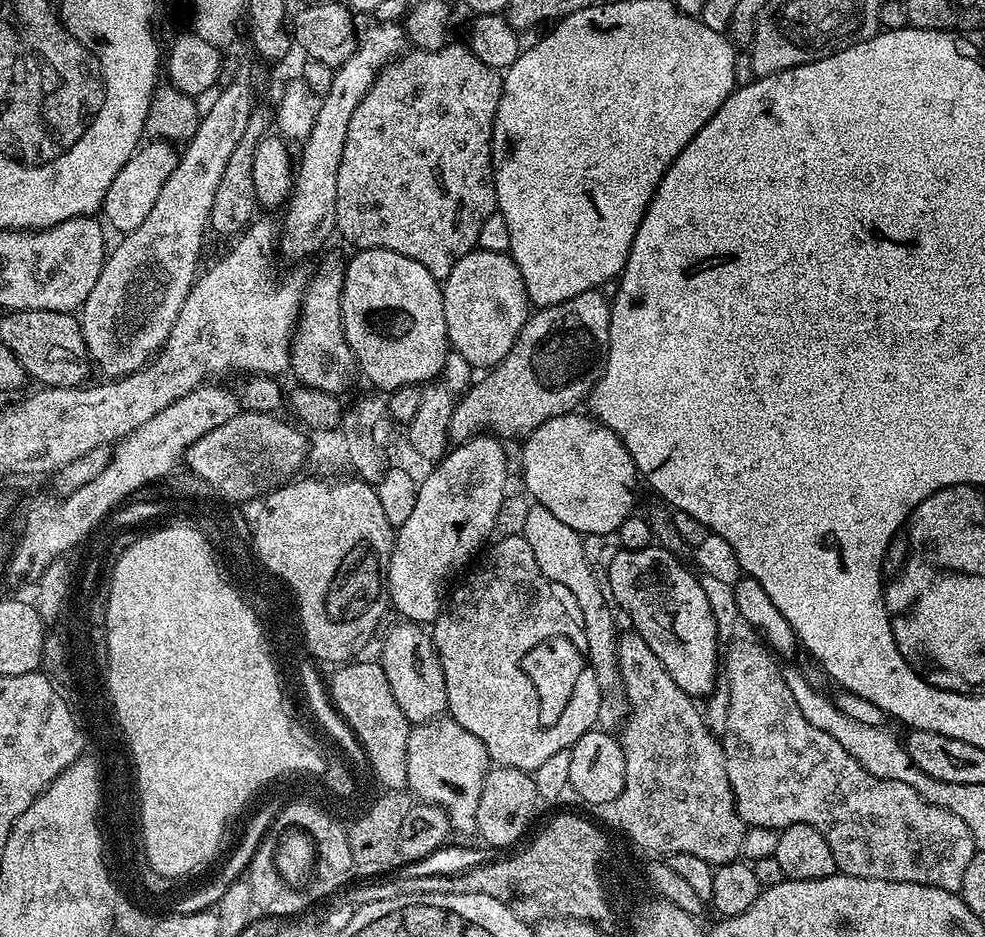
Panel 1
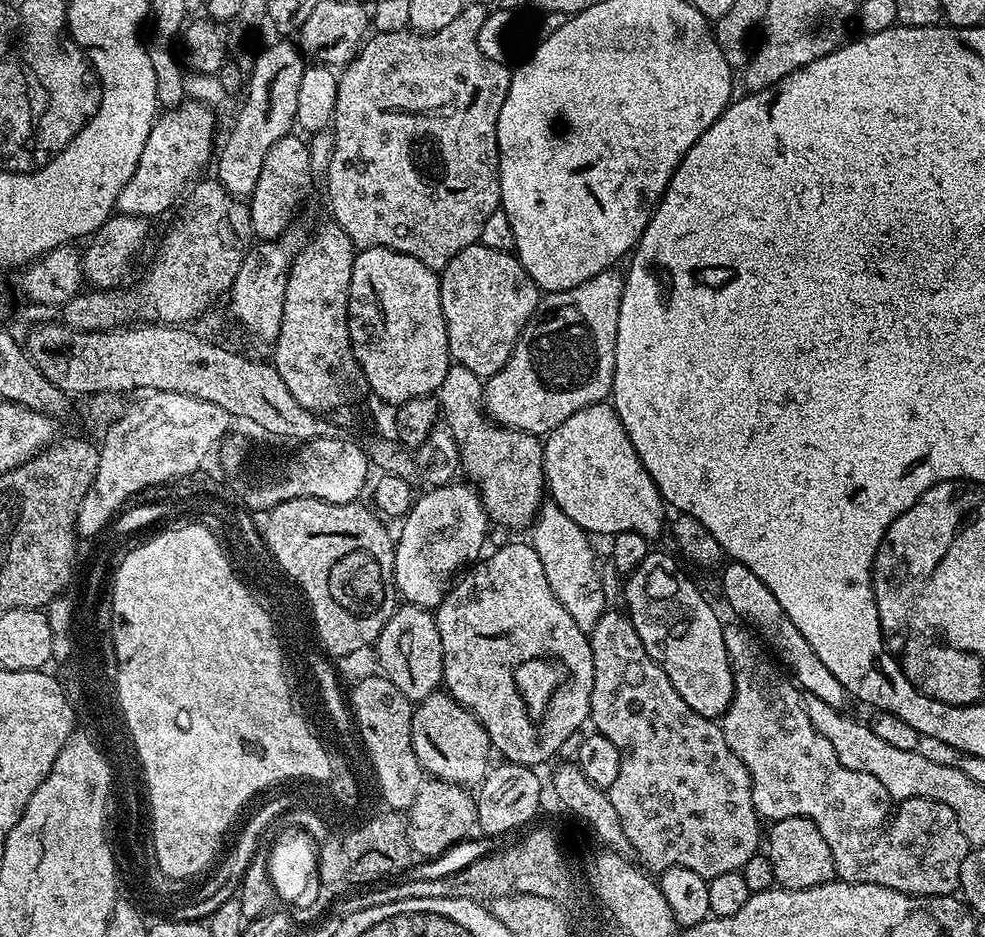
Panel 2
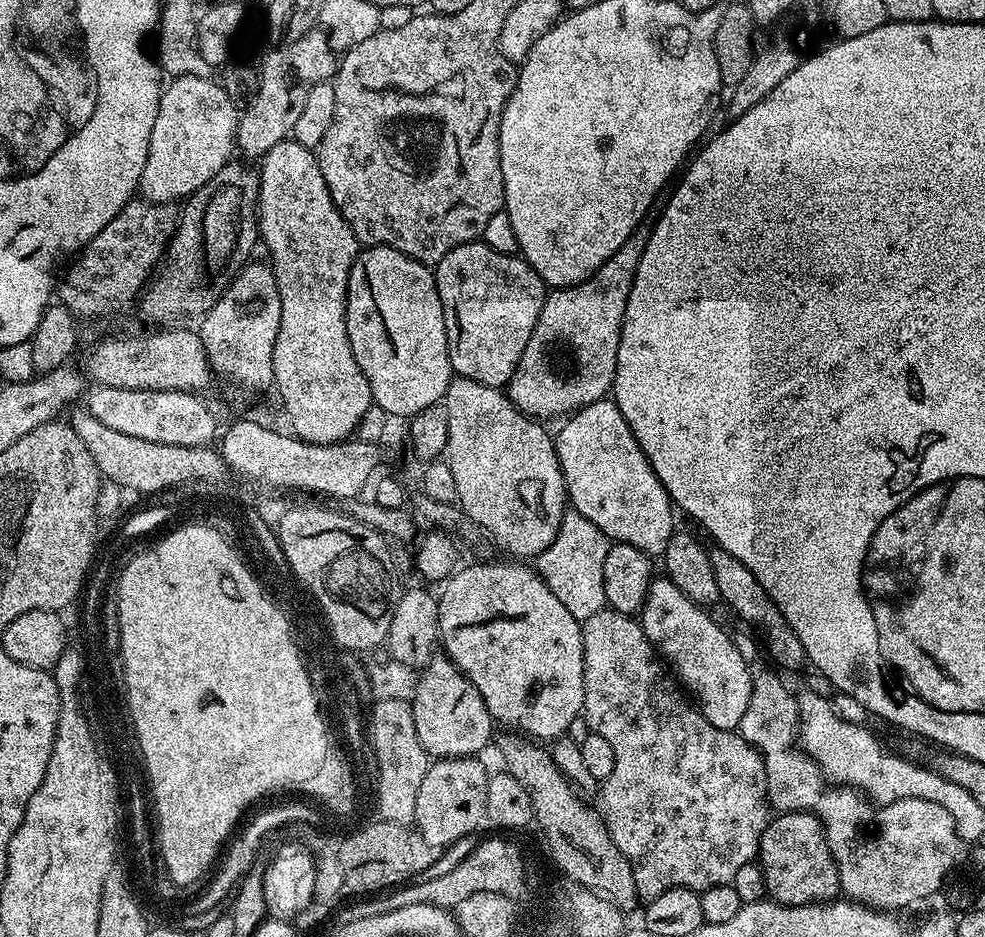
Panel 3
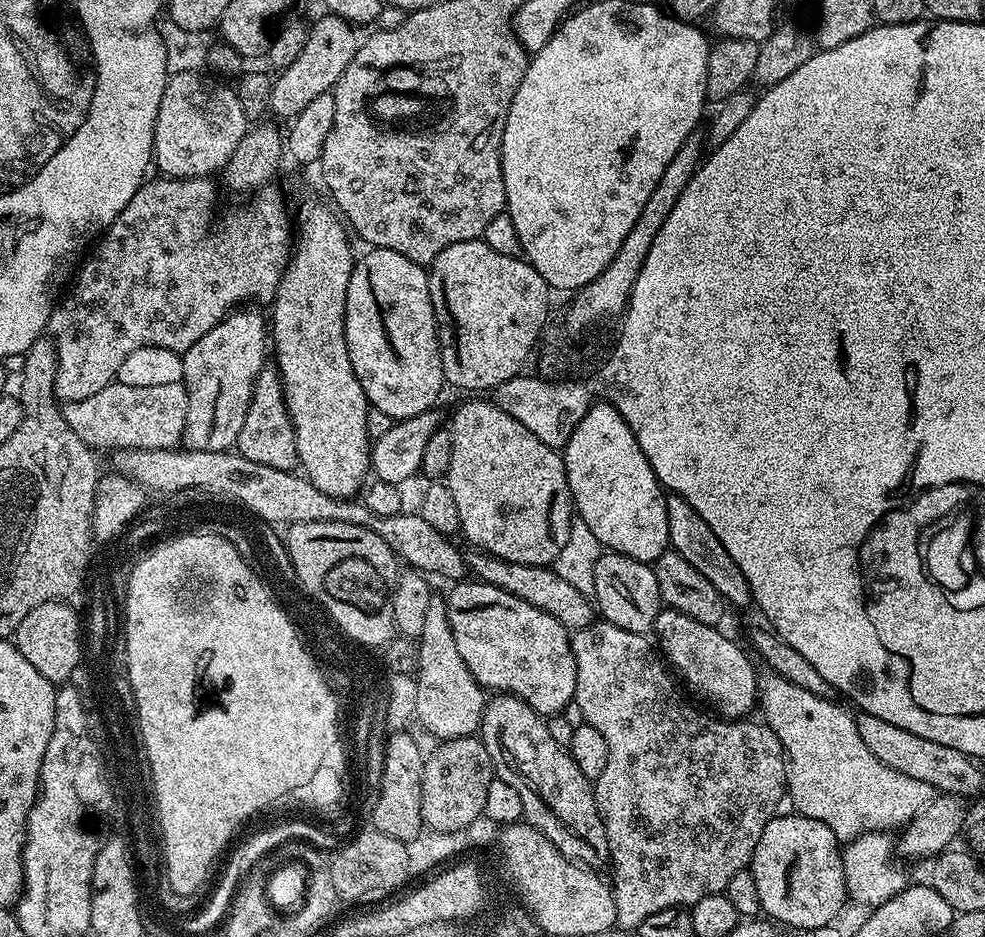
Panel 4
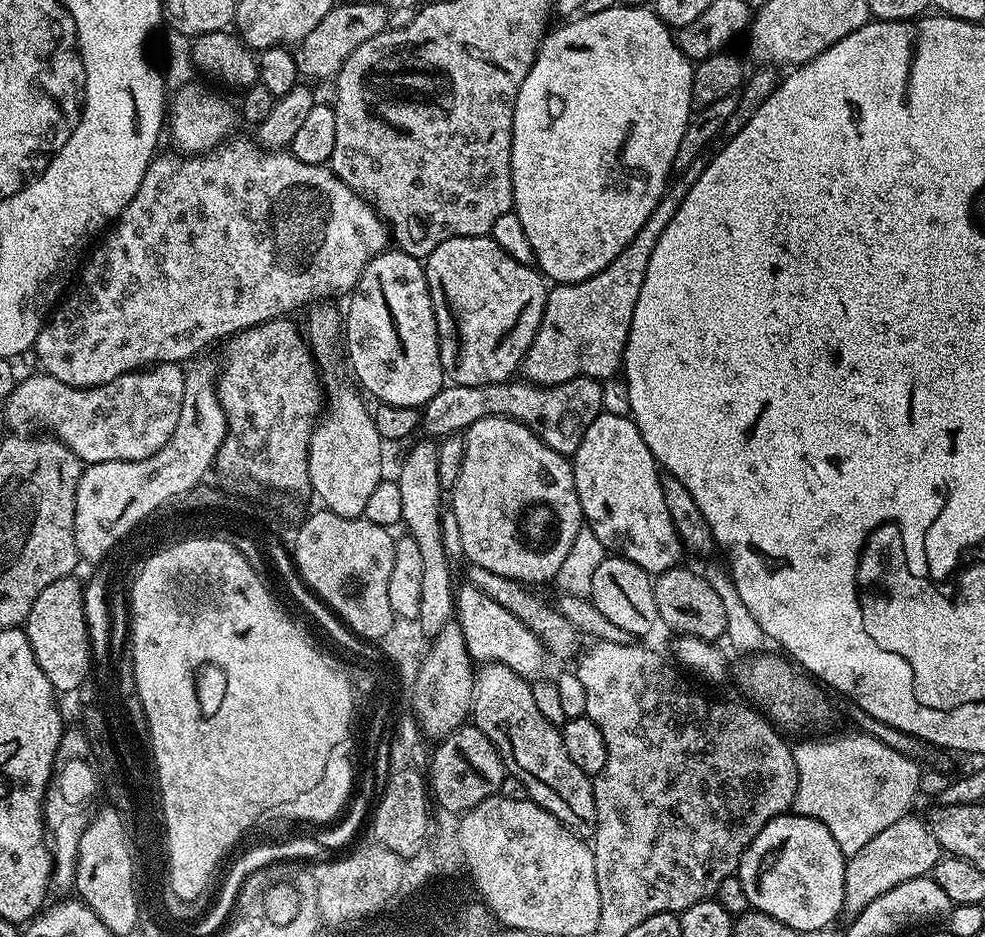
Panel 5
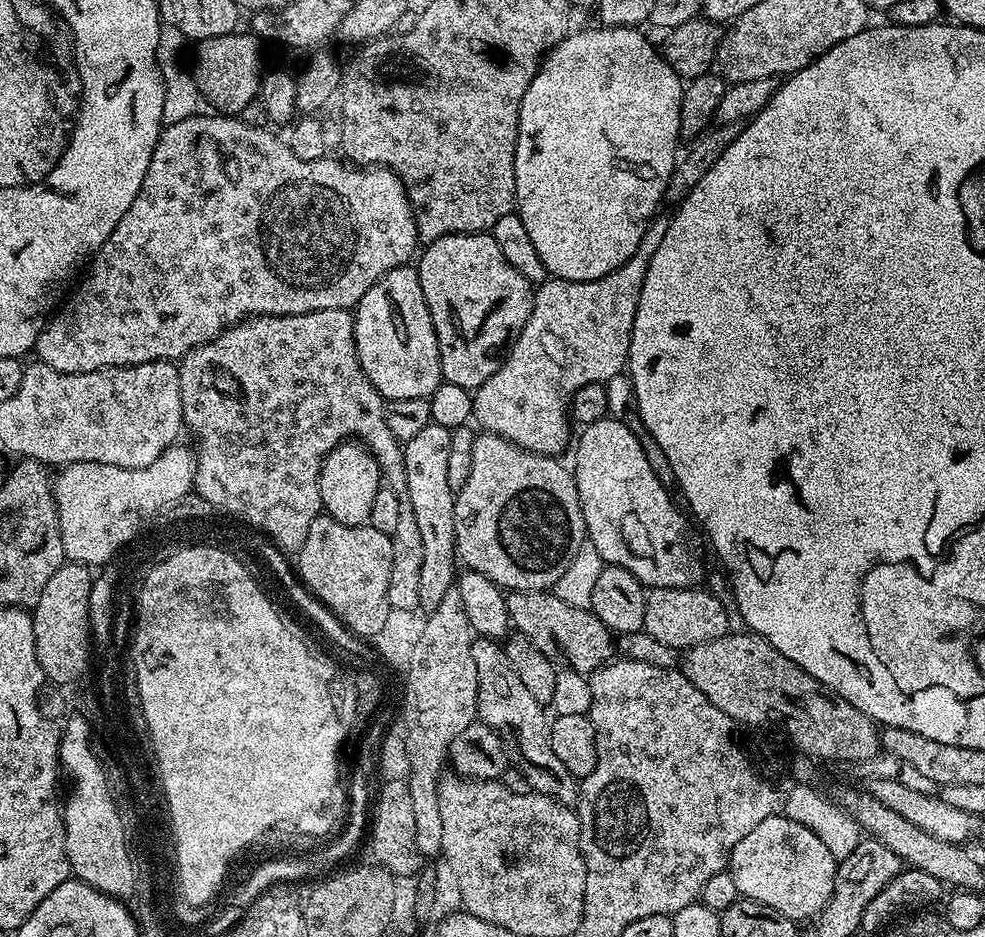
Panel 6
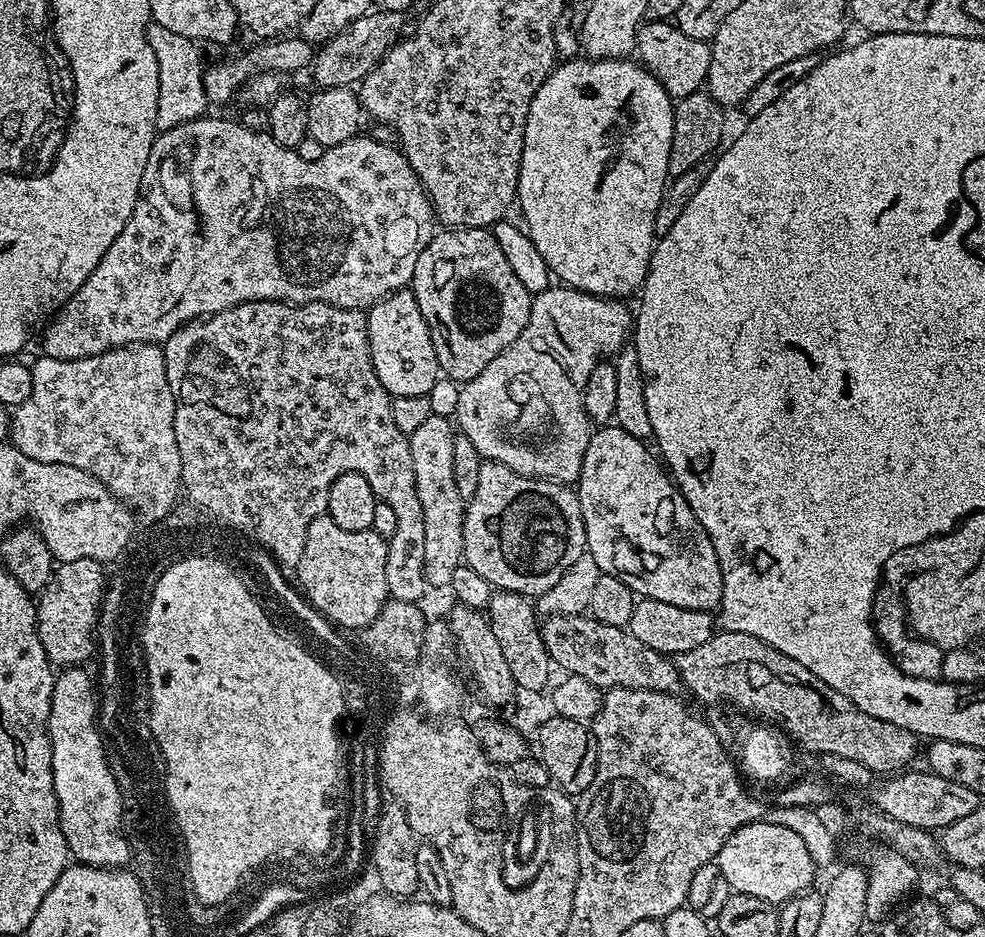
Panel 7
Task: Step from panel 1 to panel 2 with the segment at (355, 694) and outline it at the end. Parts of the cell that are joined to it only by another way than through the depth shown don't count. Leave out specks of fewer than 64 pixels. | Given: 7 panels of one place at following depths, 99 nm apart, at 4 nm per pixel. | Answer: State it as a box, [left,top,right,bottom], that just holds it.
[350,674,426,810]

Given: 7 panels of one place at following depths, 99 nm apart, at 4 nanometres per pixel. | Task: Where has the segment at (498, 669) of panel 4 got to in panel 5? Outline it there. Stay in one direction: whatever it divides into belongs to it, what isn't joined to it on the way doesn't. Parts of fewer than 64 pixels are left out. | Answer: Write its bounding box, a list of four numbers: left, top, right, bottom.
[454,586,546,678]

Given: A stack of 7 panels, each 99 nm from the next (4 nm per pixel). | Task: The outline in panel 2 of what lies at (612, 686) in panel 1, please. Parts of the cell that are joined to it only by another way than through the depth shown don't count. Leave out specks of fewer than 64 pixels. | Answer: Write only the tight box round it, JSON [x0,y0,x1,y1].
[530,502,606,634]

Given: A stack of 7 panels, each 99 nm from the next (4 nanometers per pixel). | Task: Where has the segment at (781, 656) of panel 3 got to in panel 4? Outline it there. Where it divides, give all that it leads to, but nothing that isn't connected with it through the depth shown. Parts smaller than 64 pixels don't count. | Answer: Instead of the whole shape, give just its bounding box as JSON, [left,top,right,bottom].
[665,493,753,608]

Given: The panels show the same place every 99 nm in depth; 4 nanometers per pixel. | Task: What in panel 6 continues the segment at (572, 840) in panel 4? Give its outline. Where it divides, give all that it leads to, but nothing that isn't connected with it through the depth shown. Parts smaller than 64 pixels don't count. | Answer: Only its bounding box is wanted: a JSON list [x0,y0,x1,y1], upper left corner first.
[472,638,578,805]

